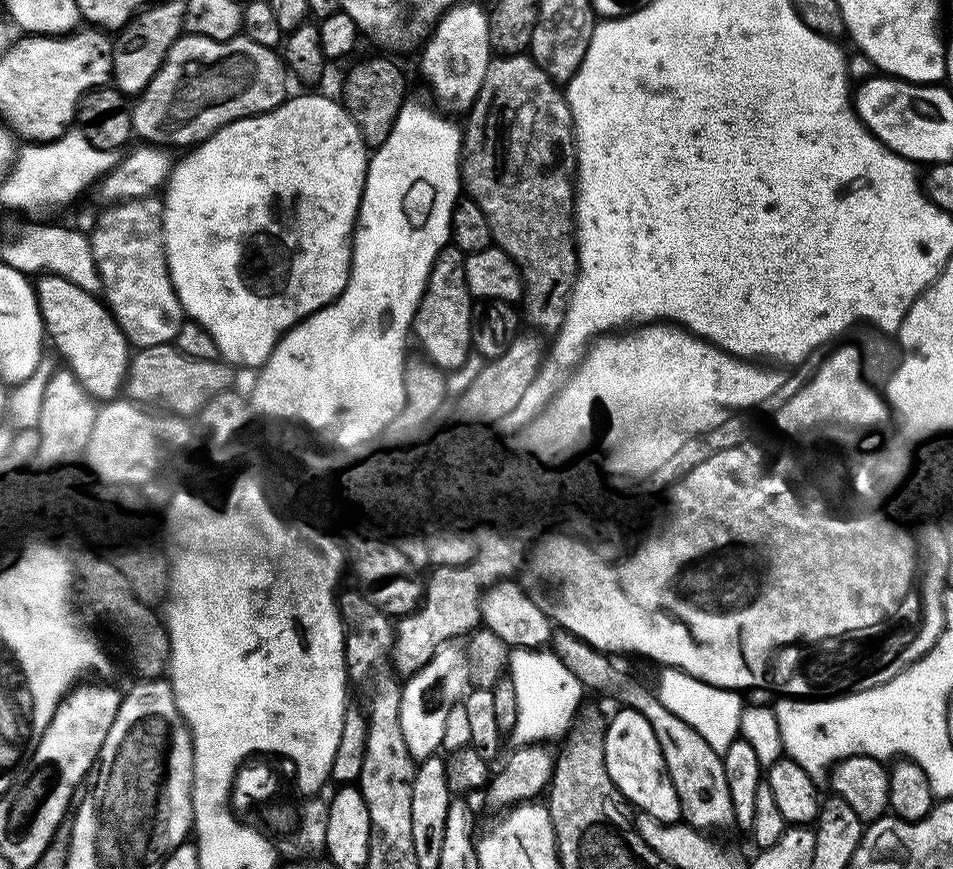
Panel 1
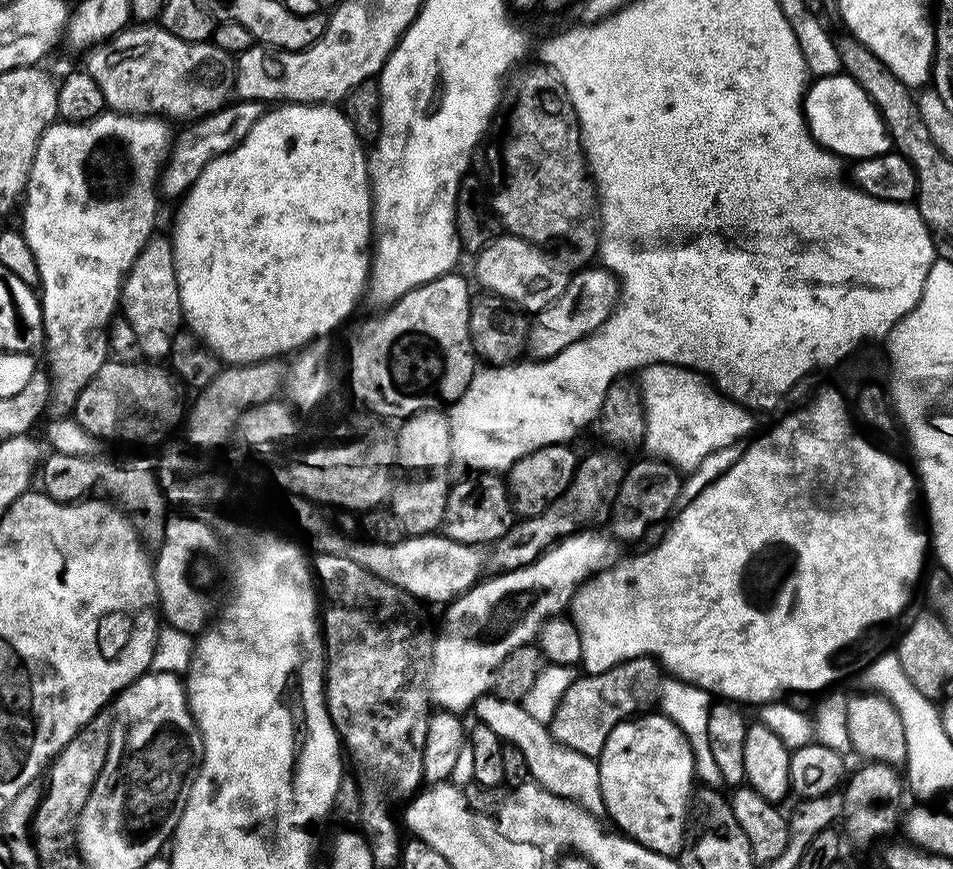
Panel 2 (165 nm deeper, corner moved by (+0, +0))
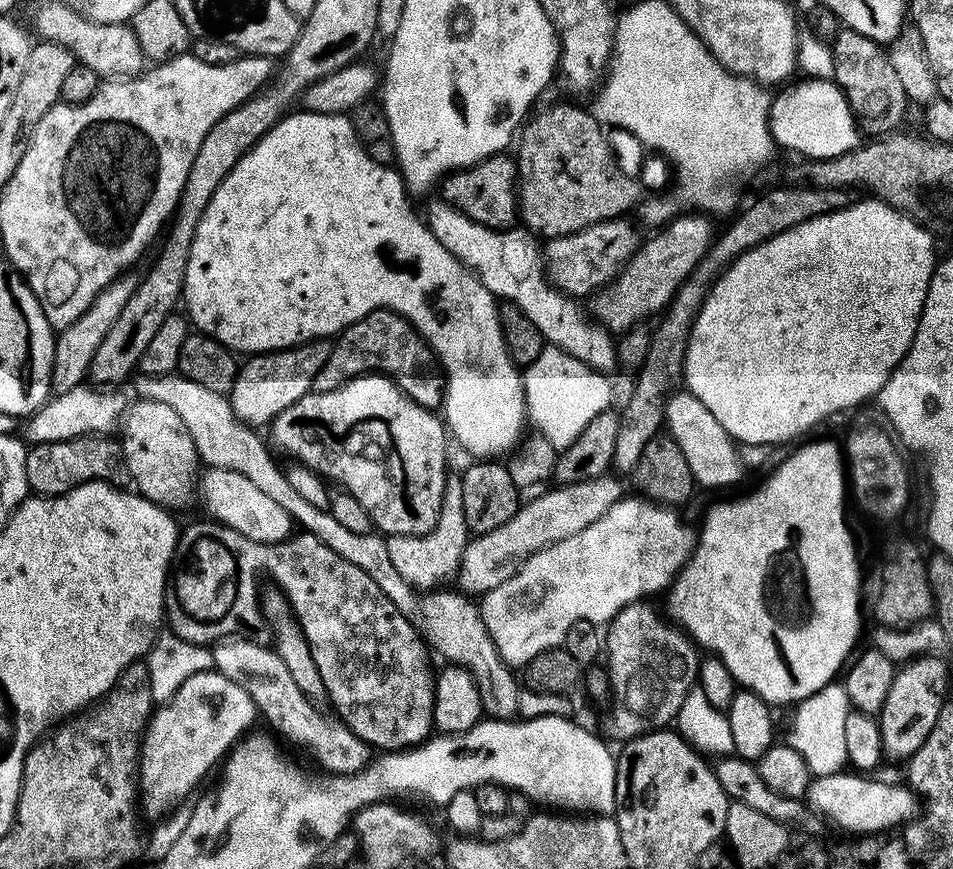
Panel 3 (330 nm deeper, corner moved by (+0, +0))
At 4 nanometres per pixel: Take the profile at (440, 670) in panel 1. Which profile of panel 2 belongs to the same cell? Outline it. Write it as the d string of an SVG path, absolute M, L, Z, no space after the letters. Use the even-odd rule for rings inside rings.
M592 530L575 532L574 535L553 544L538 559L526 566L489 575L489 580L481 579L447 605L444 633L435 637L432 662L428 665L428 694L437 709L457 714L464 714L467 708L469 711L493 687L496 667L516 648L533 643L545 620L561 615L571 605L572 596L583 581L616 563L617 541L607 535L595 536L594 533Z

